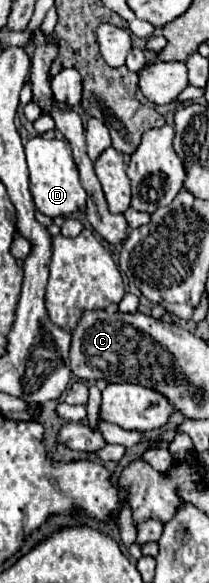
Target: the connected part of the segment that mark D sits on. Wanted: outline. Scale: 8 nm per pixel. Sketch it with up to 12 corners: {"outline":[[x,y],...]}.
{"outline":[[67,140],[25,144],[31,194],[55,218],[85,208]]}

